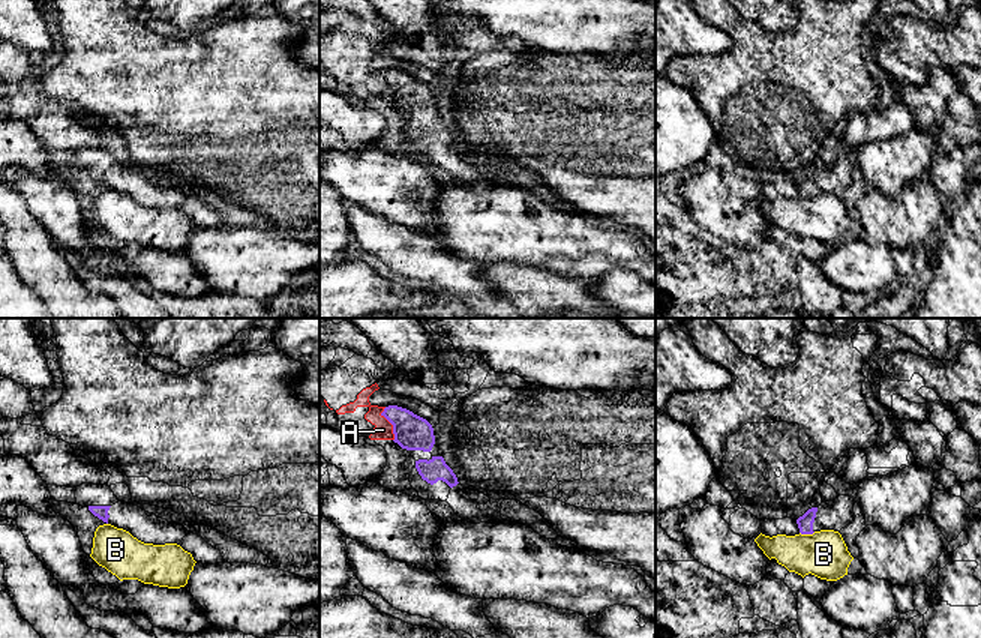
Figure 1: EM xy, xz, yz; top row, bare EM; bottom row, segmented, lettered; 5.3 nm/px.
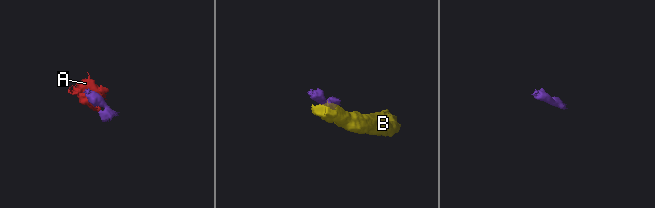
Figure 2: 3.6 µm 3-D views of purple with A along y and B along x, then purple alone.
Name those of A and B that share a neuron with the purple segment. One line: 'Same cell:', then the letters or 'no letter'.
Same cell: no letter

